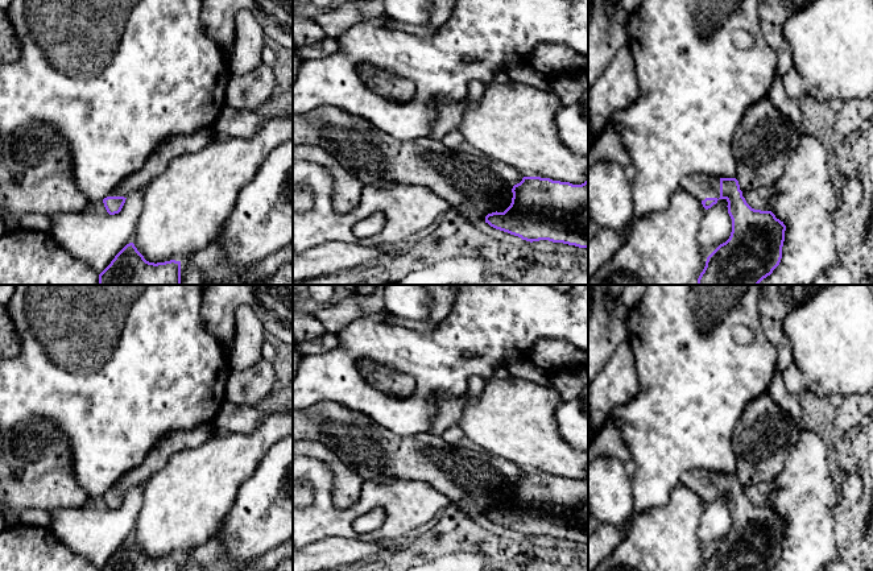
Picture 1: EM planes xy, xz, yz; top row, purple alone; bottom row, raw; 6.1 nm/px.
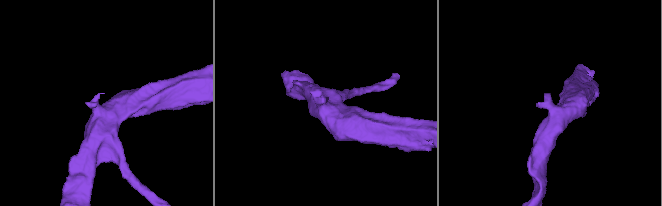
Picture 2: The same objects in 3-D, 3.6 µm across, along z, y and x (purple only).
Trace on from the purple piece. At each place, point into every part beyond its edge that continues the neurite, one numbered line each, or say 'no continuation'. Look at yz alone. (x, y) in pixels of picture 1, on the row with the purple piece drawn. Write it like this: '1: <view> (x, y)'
1: yz (702, 186)

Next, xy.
1: xy (157, 162)

